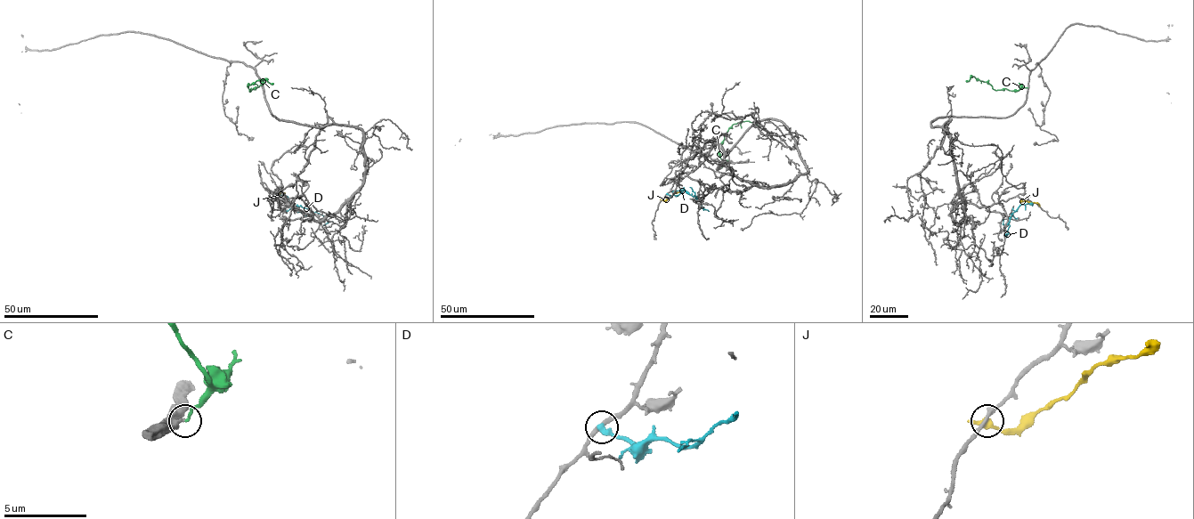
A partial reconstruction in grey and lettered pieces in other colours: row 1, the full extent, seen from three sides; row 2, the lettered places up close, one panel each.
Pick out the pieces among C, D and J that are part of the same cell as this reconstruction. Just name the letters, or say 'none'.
C

